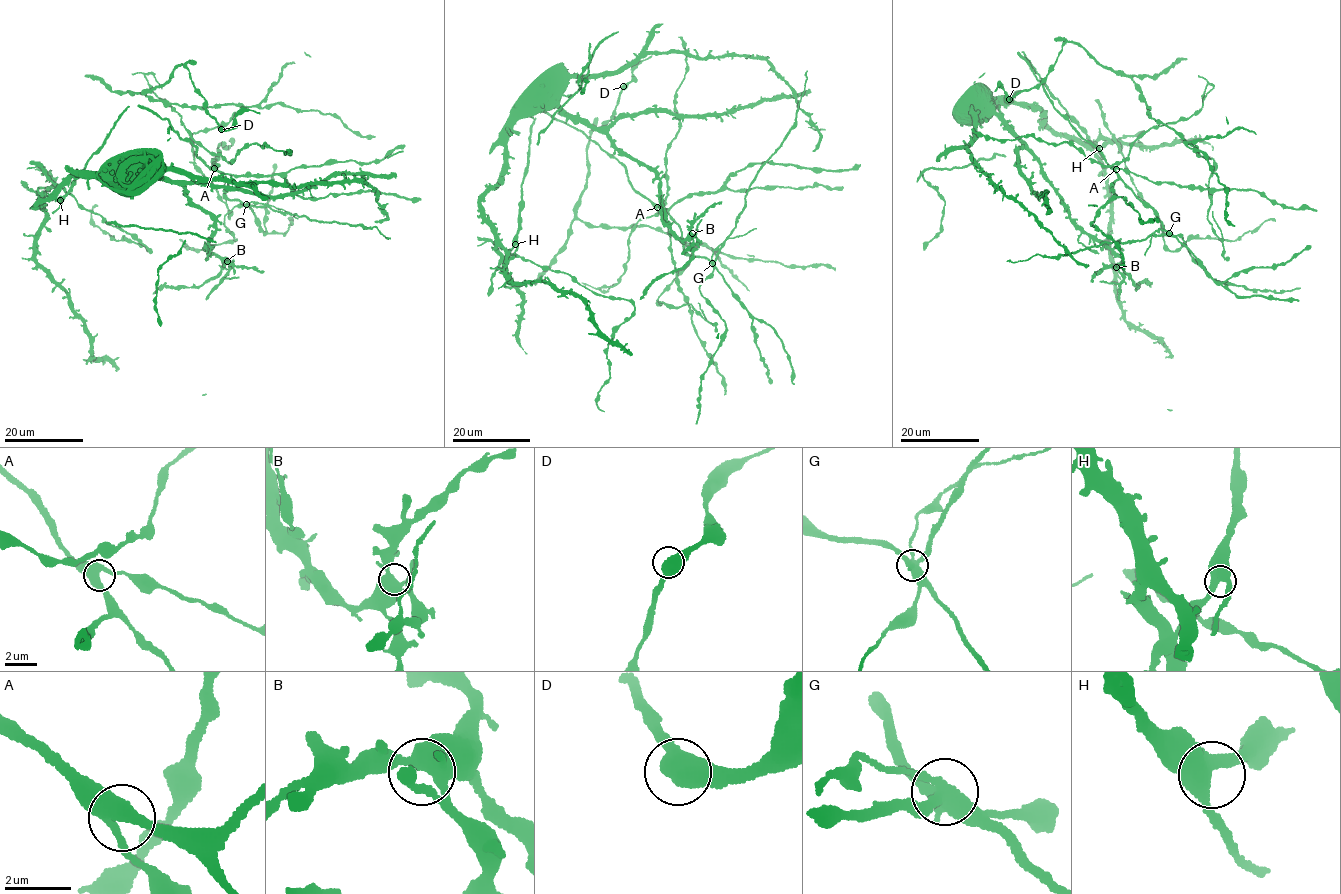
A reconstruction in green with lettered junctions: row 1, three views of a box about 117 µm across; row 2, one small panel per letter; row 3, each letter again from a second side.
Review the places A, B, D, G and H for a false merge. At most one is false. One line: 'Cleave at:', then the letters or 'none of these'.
Cleave at: G

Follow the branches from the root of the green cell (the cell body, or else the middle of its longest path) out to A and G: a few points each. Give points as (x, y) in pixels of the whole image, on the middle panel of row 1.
A: (578, 130), (610, 154), (625, 169), (628, 182), (657, 207)
G: (578, 130), (610, 154), (625, 169), (628, 182), (679, 226), (685, 250), (712, 263)

